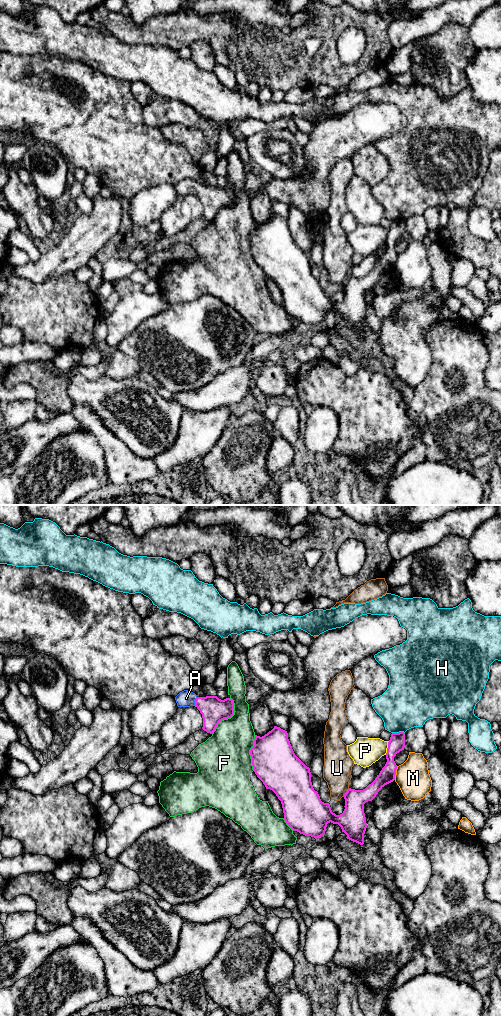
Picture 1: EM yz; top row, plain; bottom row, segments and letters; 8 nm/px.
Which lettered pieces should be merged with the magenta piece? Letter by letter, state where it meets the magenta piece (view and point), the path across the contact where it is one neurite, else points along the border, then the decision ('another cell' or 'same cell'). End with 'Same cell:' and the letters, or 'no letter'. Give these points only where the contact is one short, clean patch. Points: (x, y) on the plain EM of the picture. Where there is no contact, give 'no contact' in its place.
A: yz (195, 189) | across yz (213, 198), (209, 194), (195, 189), (186, 186) | same cell
F: yz (228, 205) | another cell
H: yz (399, 220) | along yz (404, 220), (392, 221) | another cell
M: yz (395, 261) | another cell
P: yz (387, 236) | another cell
U: yz (346, 280) | along yz (349, 276), (342, 284) | another cell
Same cell: A

